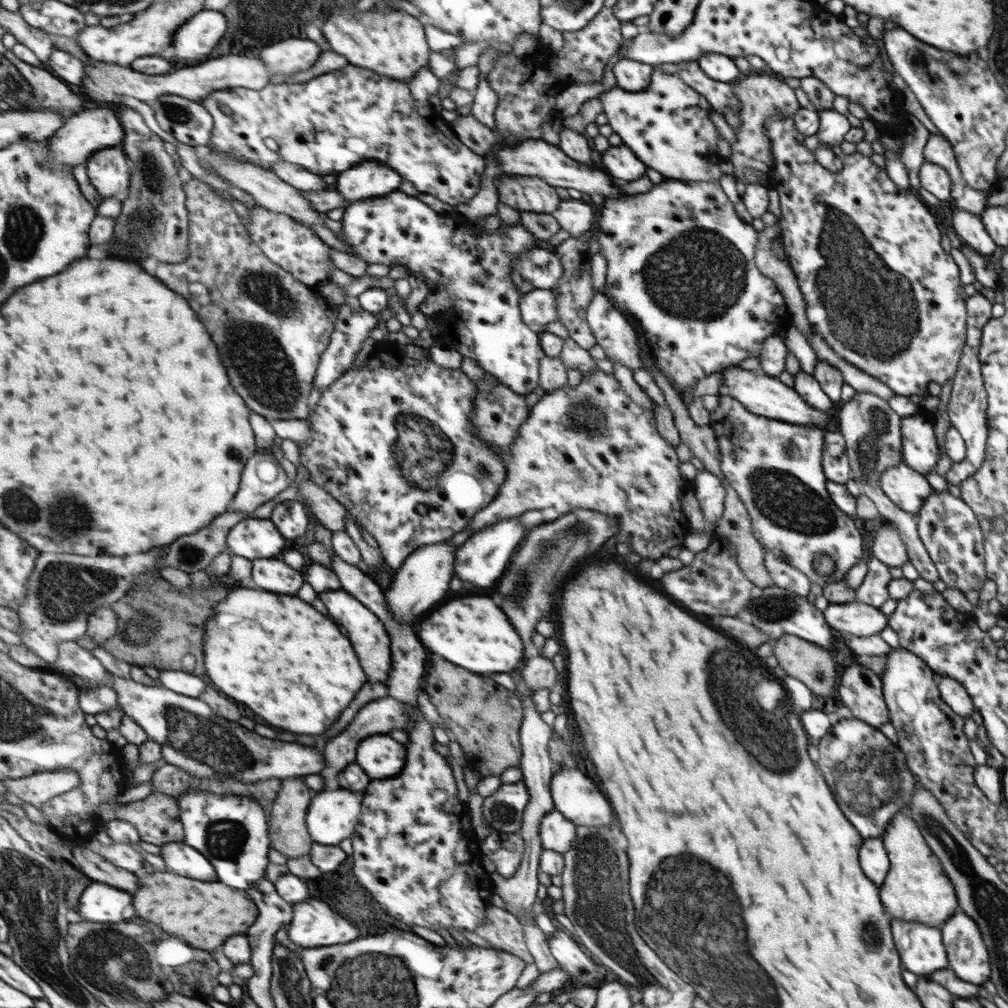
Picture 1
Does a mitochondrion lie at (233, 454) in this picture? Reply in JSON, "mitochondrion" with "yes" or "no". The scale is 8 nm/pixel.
{"mitochondrion":"no"}

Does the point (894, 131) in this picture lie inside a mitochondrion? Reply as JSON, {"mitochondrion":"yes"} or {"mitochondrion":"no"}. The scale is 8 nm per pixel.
{"mitochondrion":"no"}

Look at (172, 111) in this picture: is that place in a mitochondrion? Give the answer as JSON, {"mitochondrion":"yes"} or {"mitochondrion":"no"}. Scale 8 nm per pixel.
{"mitochondrion":"yes"}

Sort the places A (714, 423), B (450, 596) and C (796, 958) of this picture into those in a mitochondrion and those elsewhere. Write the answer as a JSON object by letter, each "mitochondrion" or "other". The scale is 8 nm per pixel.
{"A":"other","B":"other","C":"other"}

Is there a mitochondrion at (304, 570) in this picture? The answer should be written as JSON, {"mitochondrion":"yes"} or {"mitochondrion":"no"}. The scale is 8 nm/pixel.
{"mitochondrion":"no"}

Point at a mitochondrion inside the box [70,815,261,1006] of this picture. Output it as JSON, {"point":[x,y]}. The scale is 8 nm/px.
{"point":[103,956]}

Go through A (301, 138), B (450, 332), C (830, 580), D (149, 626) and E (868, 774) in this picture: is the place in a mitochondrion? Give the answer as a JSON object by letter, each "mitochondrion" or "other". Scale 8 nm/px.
{"A":"other","B":"other","C":"other","D":"mitochondrion","E":"mitochondrion"}

